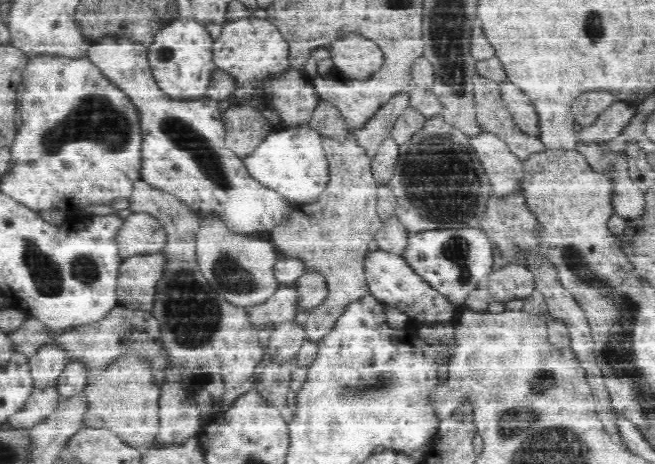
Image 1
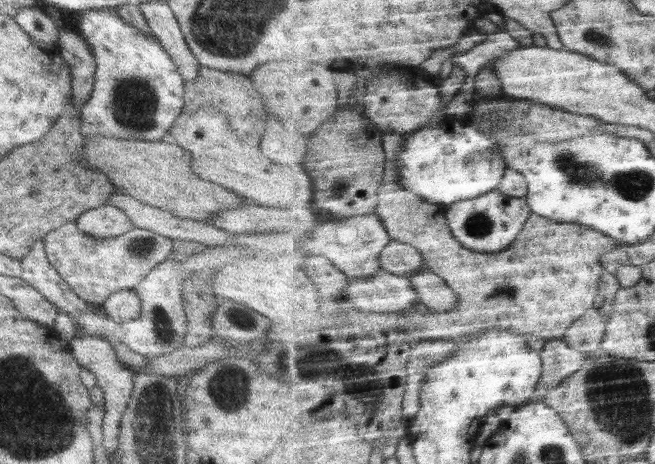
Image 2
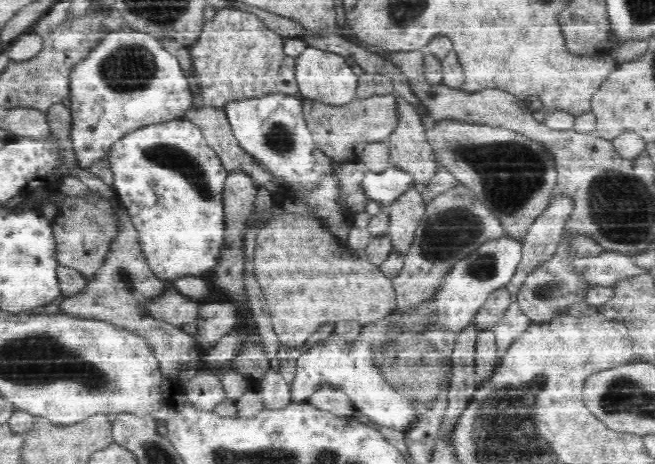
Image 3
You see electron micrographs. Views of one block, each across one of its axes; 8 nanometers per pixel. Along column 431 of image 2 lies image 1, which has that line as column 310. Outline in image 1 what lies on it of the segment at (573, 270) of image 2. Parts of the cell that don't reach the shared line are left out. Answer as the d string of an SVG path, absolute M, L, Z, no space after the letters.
M322 136L321 147L328 162L329 179L326 186L312 202L289 203L286 217L280 219L278 224L270 230L270 239L282 255L298 255L306 261L306 271L316 269L326 275L328 296L322 304L309 310L305 322L307 338L316 342L333 332L338 320L352 302L371 294L366 278L365 262L366 258L370 258L370 242L374 242L375 234L382 224L377 215L377 188L379 184L371 173L371 161L366 157L366 153L355 144L354 140L340 144L332 136Z

